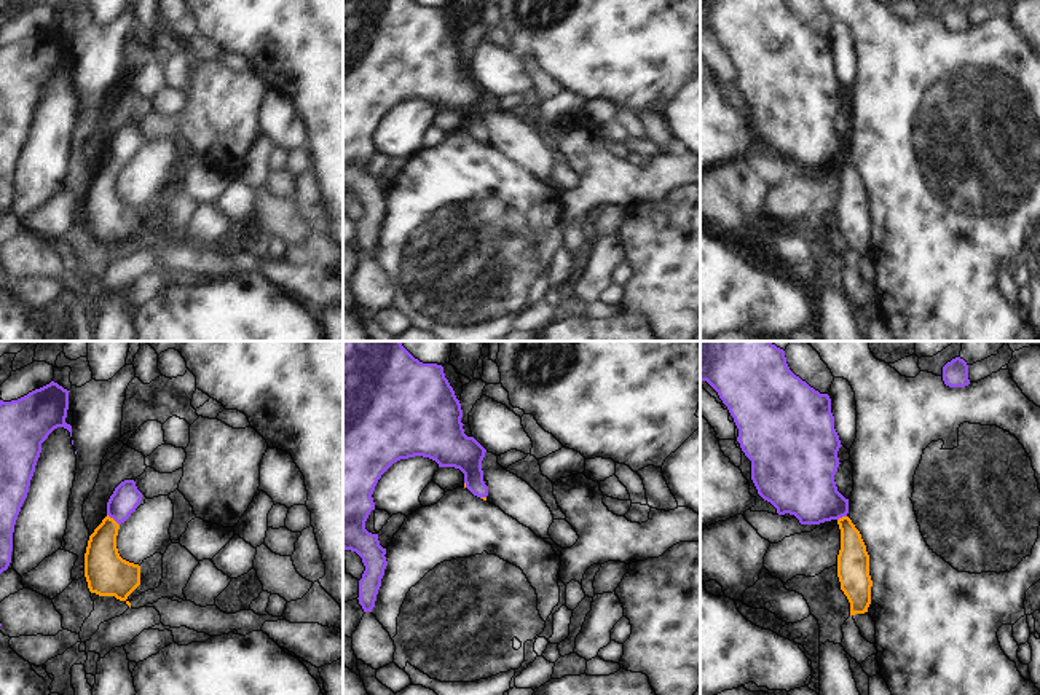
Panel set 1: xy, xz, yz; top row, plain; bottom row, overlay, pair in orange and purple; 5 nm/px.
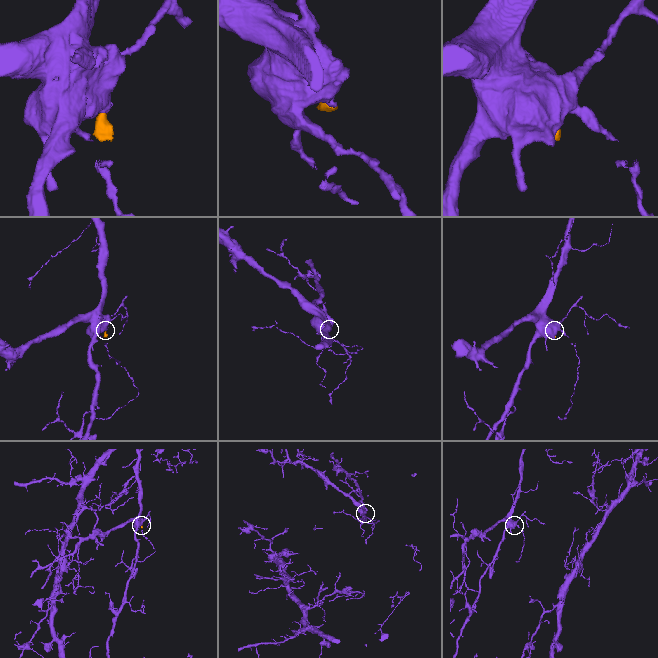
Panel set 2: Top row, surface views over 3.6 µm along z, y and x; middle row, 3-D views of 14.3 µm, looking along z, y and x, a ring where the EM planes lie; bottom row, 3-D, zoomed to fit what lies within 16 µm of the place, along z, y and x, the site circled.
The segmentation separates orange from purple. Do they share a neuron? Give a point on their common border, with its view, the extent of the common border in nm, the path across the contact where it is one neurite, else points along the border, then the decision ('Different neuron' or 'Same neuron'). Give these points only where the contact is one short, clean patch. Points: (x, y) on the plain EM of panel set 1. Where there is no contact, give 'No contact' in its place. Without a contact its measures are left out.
Touches orange at xy (114, 163). Shared border 90 nm. Path across: xy (104, 211), (104, 177), (114, 163), (125, 142). Same neuron

